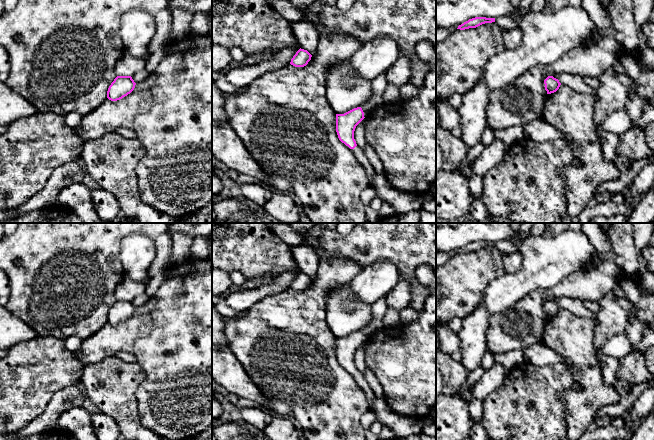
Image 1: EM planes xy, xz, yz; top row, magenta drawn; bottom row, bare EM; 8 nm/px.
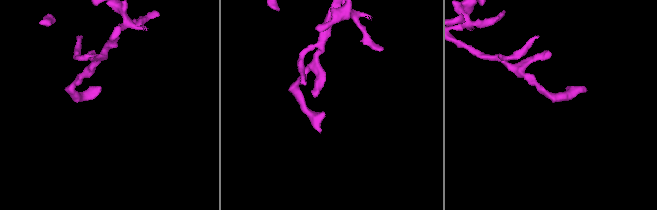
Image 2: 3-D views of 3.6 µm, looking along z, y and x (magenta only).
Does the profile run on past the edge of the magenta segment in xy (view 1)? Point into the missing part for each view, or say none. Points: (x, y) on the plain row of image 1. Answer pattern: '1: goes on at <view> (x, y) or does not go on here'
1: does not go on here

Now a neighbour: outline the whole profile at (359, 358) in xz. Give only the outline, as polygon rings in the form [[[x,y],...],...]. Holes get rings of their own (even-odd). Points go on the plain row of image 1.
[[[364,342],[355,352],[354,355],[354,363],[356,365],[357,370],[364,374],[365,368],[366,368],[366,363],[365,363],[365,348],[366,342]]]

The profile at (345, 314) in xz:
[[[350,283],[332,291],[328,296],[326,322],[336,338],[344,338],[362,330],[371,320],[371,305],[356,297]]]

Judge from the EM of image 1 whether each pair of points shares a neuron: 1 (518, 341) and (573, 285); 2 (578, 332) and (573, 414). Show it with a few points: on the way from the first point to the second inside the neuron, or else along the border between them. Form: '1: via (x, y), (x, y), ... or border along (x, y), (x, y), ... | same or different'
1: via (524, 323), (530, 311), (547, 294), (555, 292) | same
2: via (578, 352), (586, 369), (586, 394) | same

